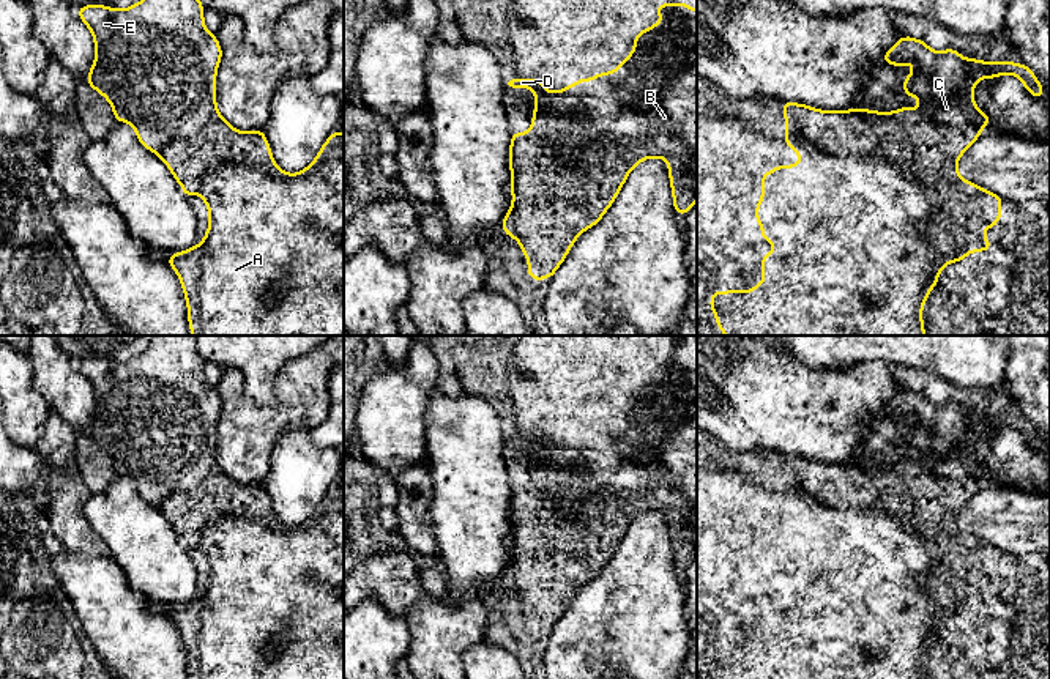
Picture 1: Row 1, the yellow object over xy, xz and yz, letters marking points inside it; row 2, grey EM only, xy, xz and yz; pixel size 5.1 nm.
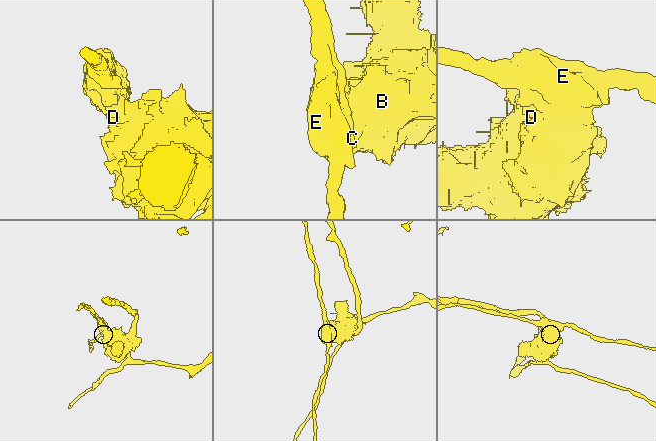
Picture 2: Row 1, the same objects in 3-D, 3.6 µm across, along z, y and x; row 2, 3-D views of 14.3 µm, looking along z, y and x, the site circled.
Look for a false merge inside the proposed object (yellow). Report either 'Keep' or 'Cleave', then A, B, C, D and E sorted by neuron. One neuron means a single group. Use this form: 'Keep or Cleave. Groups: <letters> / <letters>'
Cleave. Groups: A B D / C E

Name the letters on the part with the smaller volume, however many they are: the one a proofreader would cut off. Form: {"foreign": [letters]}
{"foreign": ["C", "E"]}

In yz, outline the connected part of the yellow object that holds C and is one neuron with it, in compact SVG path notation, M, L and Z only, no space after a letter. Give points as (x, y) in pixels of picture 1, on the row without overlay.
M902 389L881 413L892 419L914 419L914 425L903 432L903 447L916 449L921 460L905 458L895 465L851 462L850 466L869 490L888 490L892 503L900 503L902 514L916 525L959 528L959 510L992 474L973 452L973 441L982 430L1014 427L1030 447L1044 449L1044 440L1025 416L963 411L955 402L935 405L910 389Z

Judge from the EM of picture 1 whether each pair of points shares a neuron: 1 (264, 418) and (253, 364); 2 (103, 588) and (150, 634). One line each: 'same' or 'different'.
1: different
2: same

